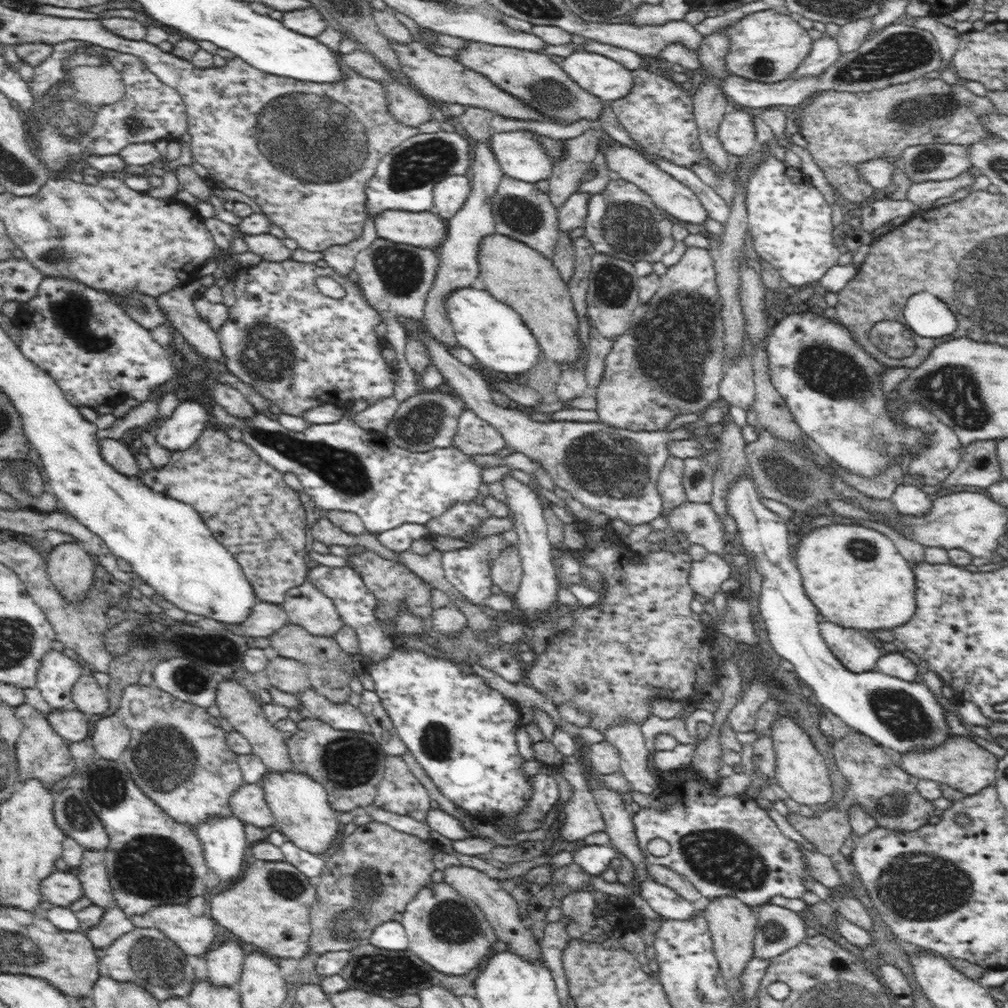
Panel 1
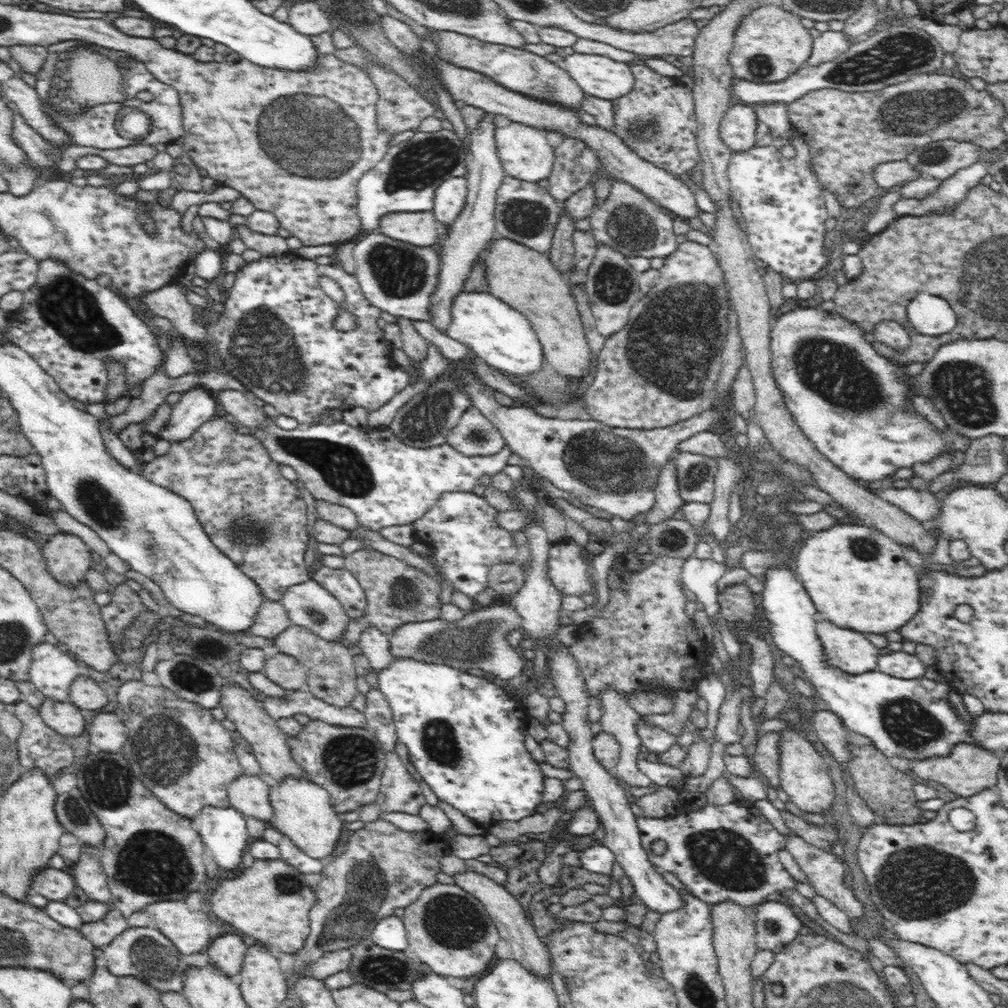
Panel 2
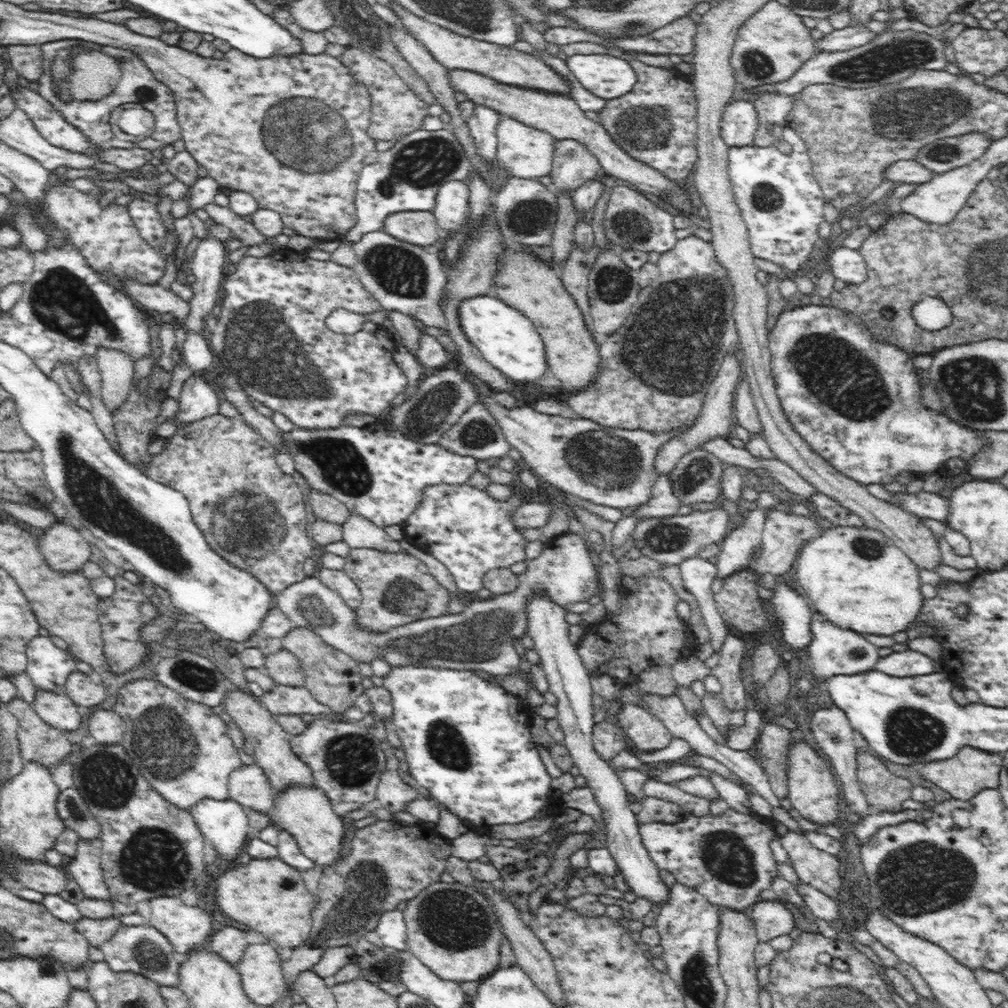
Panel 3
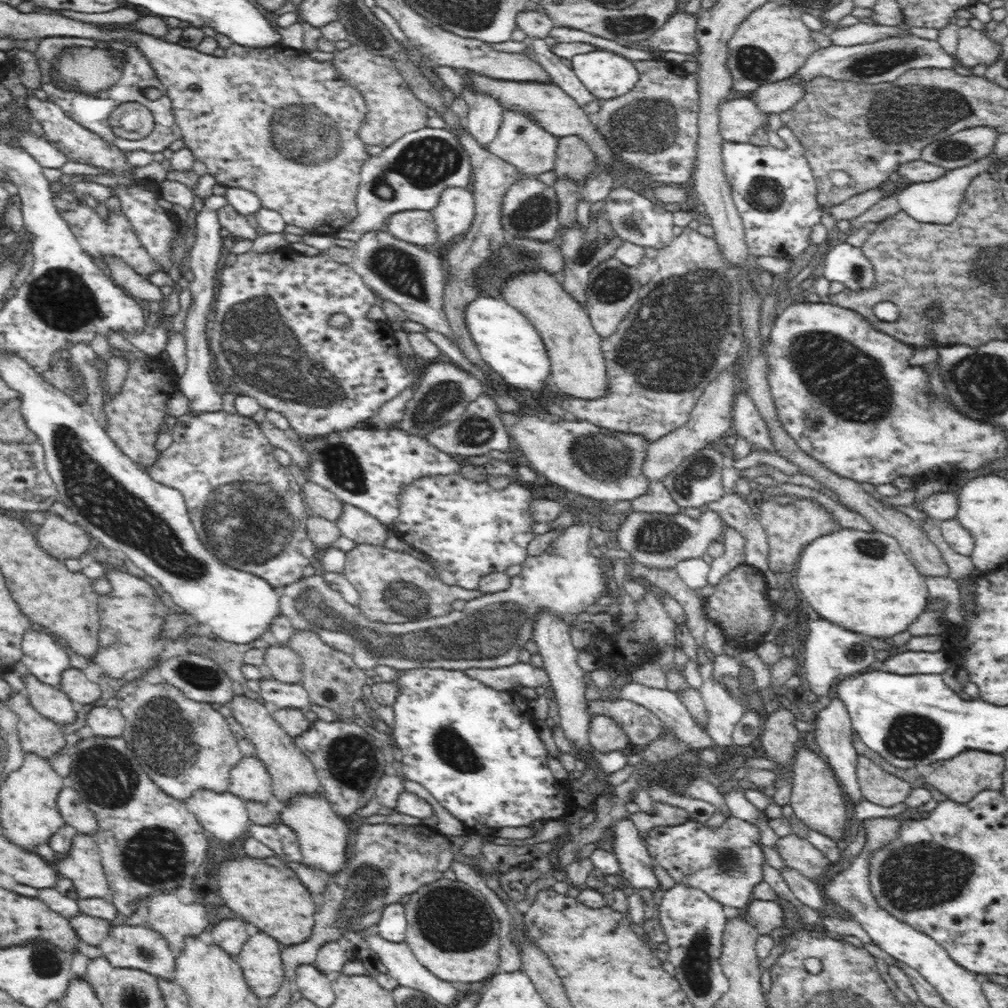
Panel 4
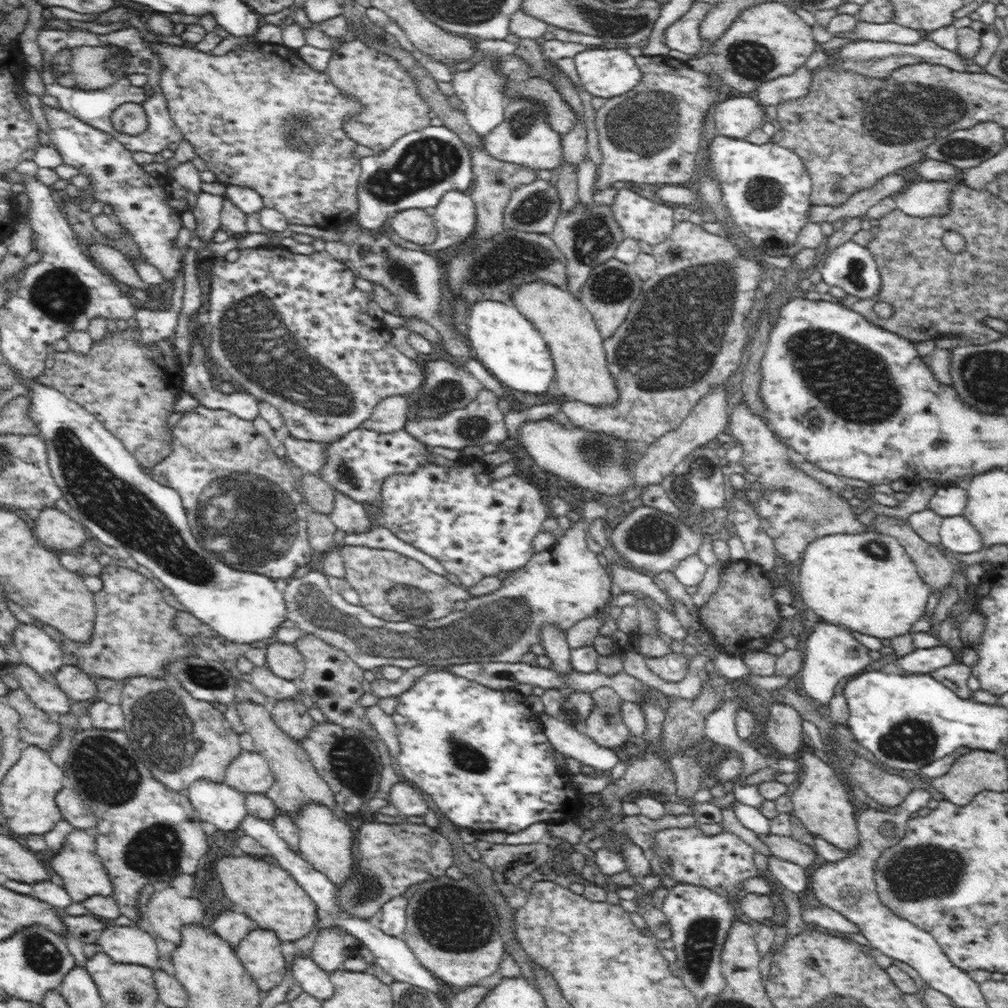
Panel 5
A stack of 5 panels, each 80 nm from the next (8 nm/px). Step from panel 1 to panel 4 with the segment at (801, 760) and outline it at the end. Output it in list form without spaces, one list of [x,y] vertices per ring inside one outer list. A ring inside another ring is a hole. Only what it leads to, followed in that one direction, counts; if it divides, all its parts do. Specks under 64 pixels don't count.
[[[802,748],[794,755],[794,786],[790,794],[793,816],[800,819],[802,823],[808,826],[809,830],[814,830],[828,836],[835,842],[843,840],[846,837],[849,826],[848,810],[844,799],[843,788],[837,781],[834,771],[829,764],[826,764],[818,754],[812,750]]]

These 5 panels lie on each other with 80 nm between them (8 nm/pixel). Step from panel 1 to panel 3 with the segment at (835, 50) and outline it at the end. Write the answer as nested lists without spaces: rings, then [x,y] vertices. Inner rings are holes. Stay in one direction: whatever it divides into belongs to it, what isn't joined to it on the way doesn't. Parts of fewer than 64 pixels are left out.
[[[851,24],[843,29],[834,29],[816,41],[817,51],[850,50],[851,48],[873,41],[880,33],[870,31],[868,27]]]

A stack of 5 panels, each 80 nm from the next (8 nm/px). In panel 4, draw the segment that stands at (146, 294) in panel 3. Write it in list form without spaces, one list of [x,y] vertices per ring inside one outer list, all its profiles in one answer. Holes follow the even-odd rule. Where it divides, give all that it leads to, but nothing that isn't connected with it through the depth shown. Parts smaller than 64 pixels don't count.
[[[100,258],[104,266],[110,272],[110,277],[117,285],[127,291],[132,297],[135,297],[141,303],[146,300],[162,302],[162,292],[160,287],[146,281],[141,274],[138,274],[130,266],[125,264],[121,258]]]

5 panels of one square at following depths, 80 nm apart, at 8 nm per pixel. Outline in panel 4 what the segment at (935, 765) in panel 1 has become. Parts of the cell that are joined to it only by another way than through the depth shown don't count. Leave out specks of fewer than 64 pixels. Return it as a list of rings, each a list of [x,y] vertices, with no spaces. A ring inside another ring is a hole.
[[[965,750],[947,761],[942,761],[925,780],[957,803],[970,802],[981,790],[1000,791],[1004,786],[1005,758],[1001,754],[981,750]]]

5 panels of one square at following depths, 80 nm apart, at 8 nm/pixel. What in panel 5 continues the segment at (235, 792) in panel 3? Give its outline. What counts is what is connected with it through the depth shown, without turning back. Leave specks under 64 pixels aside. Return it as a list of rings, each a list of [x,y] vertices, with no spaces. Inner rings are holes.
[[[241,750],[227,766],[225,783],[246,794],[267,794],[275,778],[268,761],[256,751]]]

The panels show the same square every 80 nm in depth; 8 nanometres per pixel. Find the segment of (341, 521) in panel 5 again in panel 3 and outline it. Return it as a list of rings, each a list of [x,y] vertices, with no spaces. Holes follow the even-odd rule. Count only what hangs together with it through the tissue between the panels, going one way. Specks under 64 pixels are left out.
[[[351,510],[350,516],[340,526],[343,540],[348,542],[351,549],[372,548],[382,552],[403,552],[402,546],[385,531],[385,527],[376,526]]]

